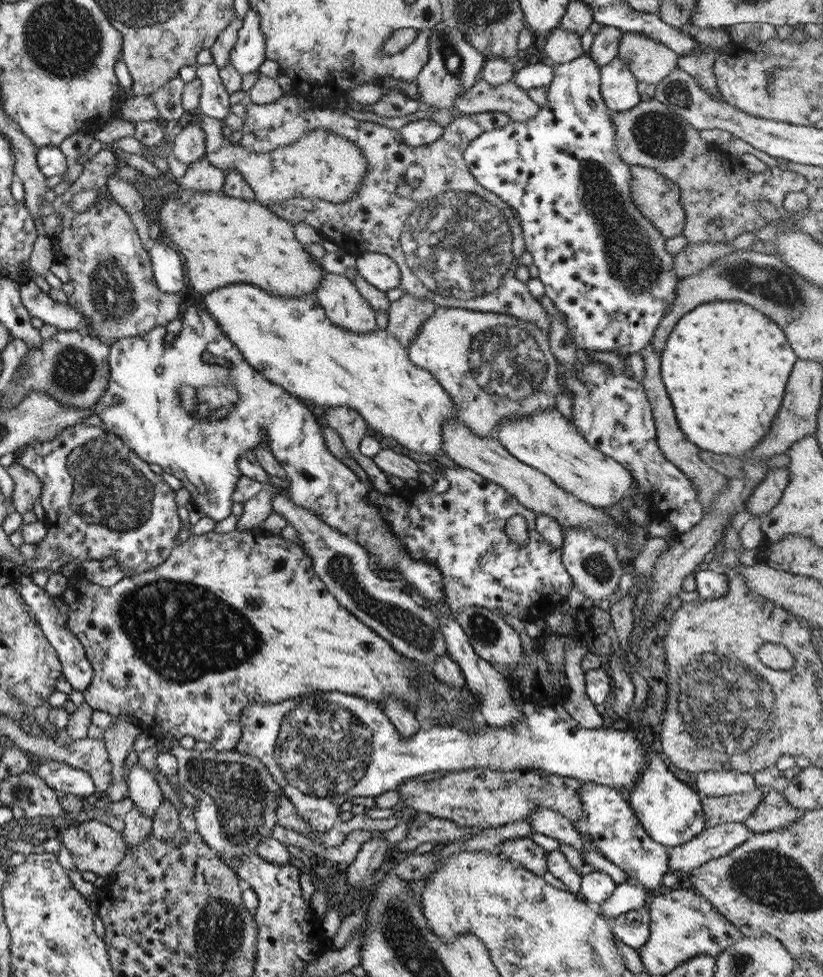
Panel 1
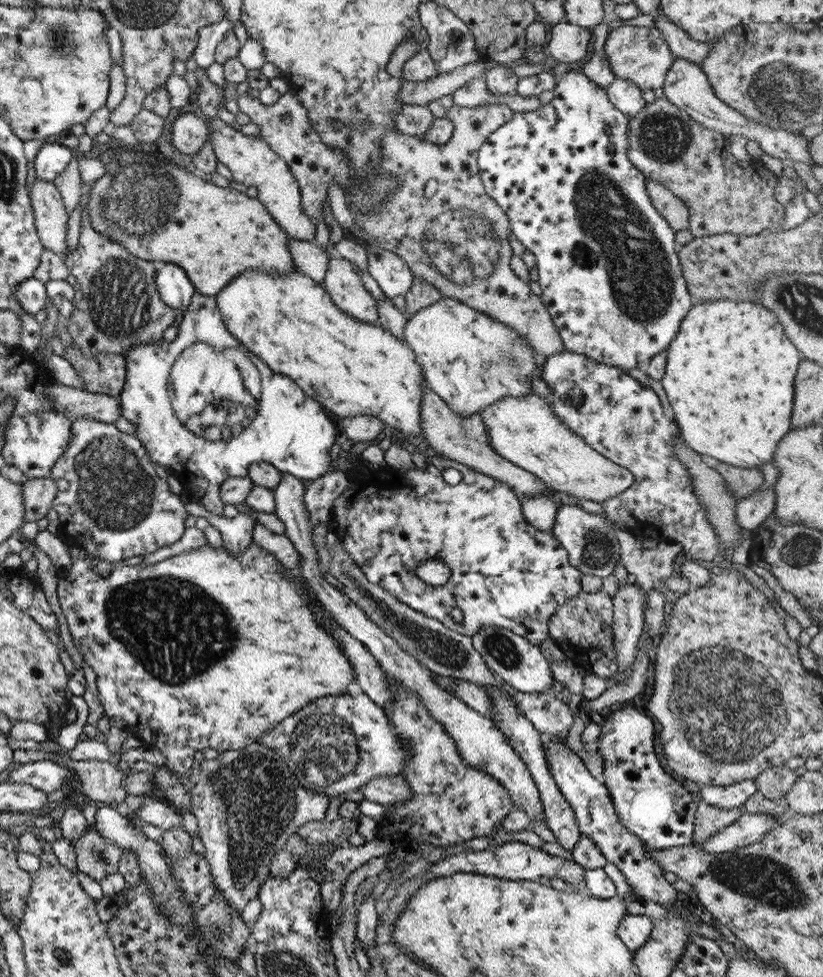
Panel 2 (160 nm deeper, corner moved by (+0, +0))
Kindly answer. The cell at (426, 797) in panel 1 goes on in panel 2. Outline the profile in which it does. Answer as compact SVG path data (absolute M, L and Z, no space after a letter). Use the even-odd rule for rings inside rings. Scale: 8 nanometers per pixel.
M400 774L372 778L362 784L358 791L363 794L365 800L382 805L404 801L411 796L410 788Z

